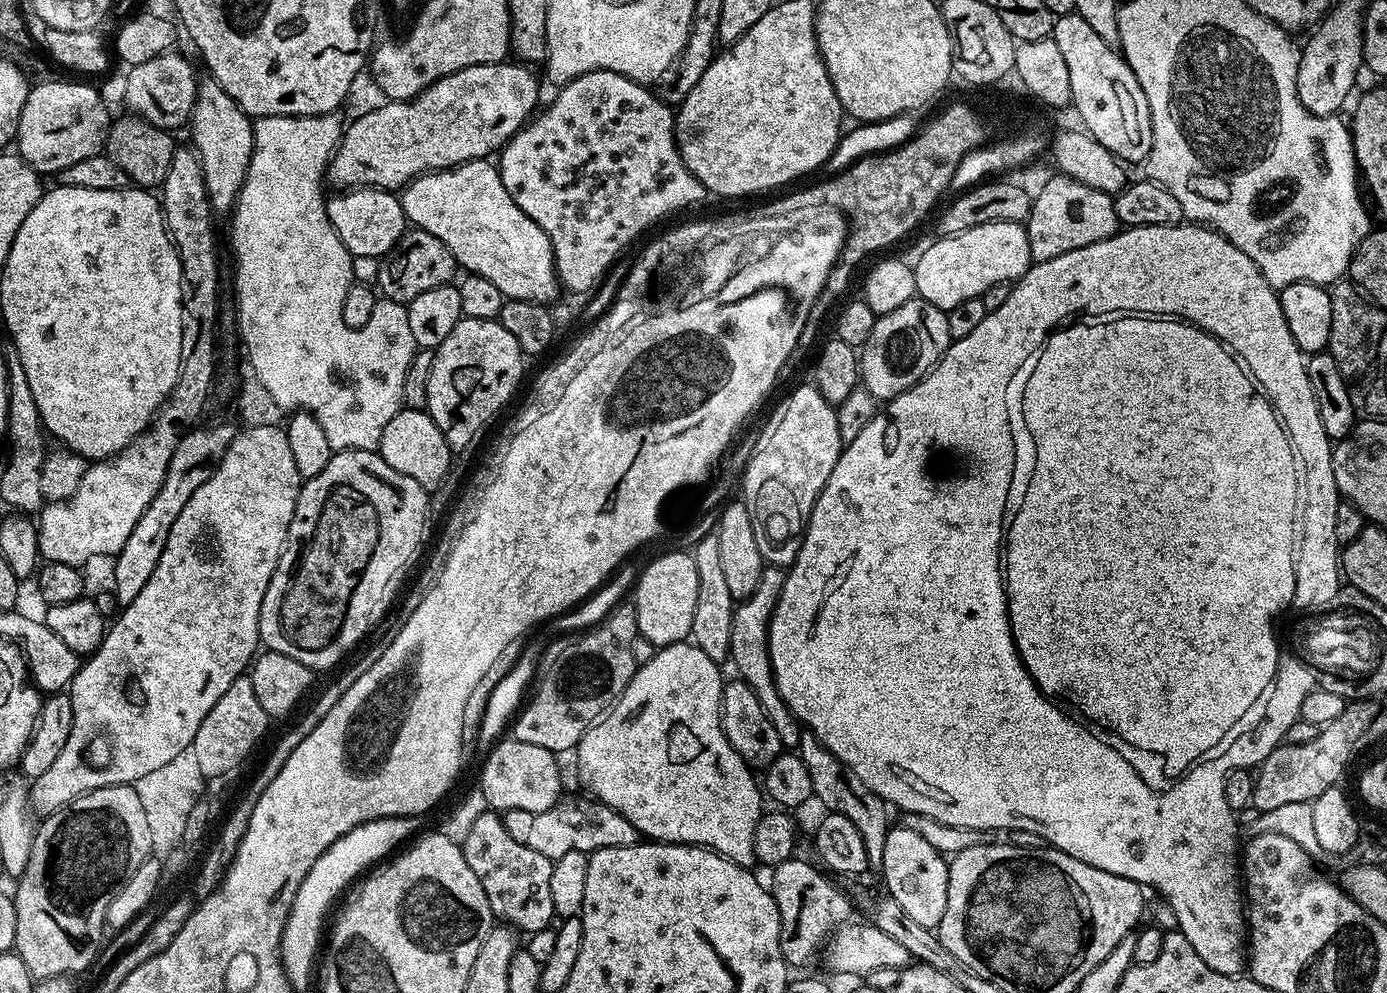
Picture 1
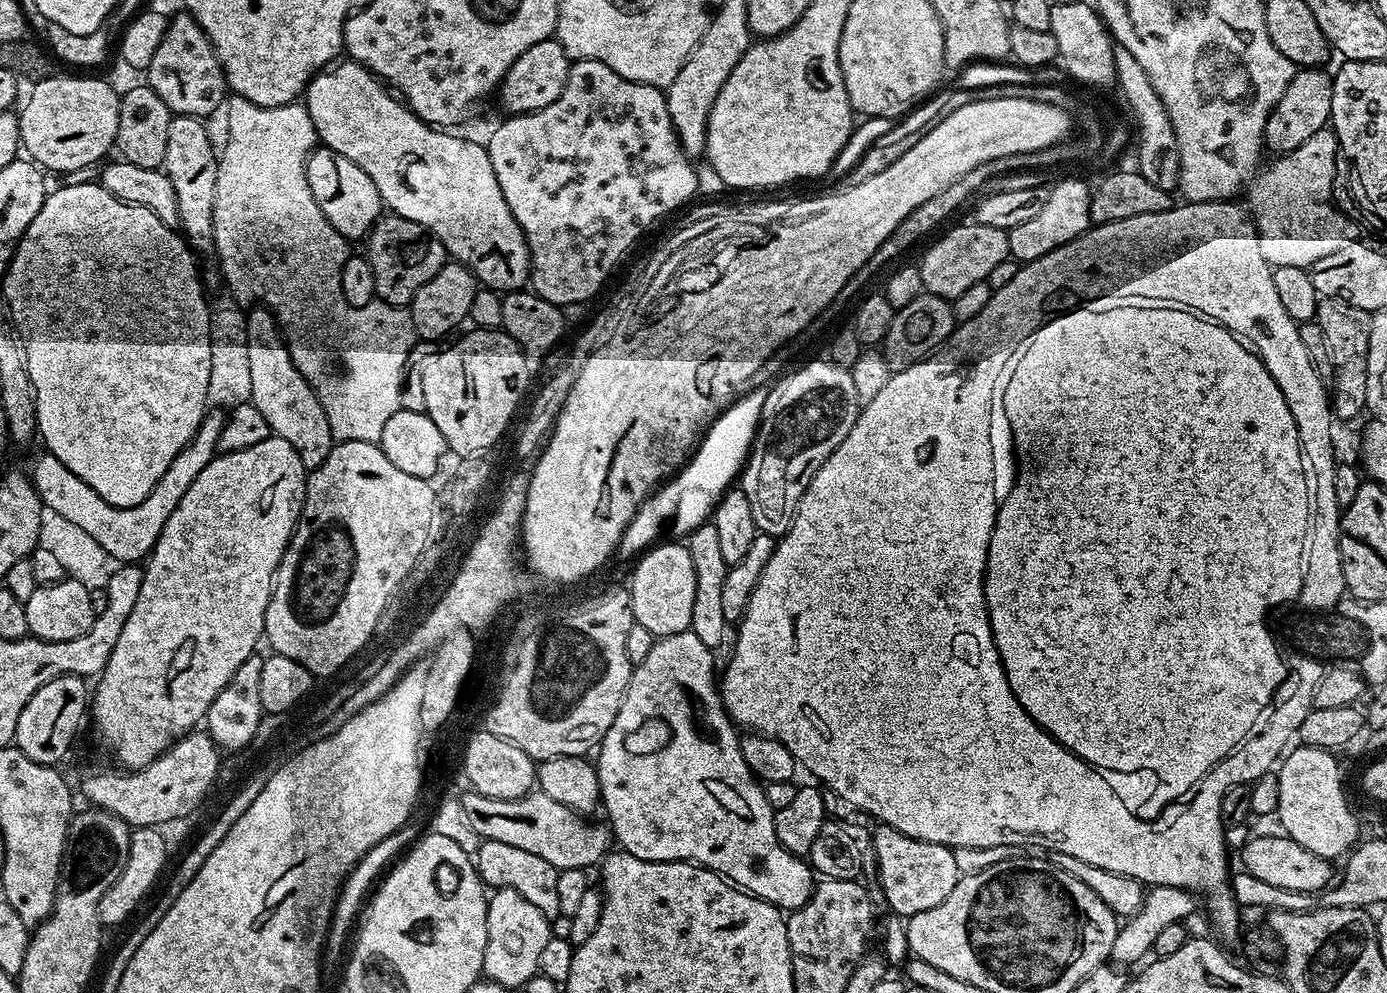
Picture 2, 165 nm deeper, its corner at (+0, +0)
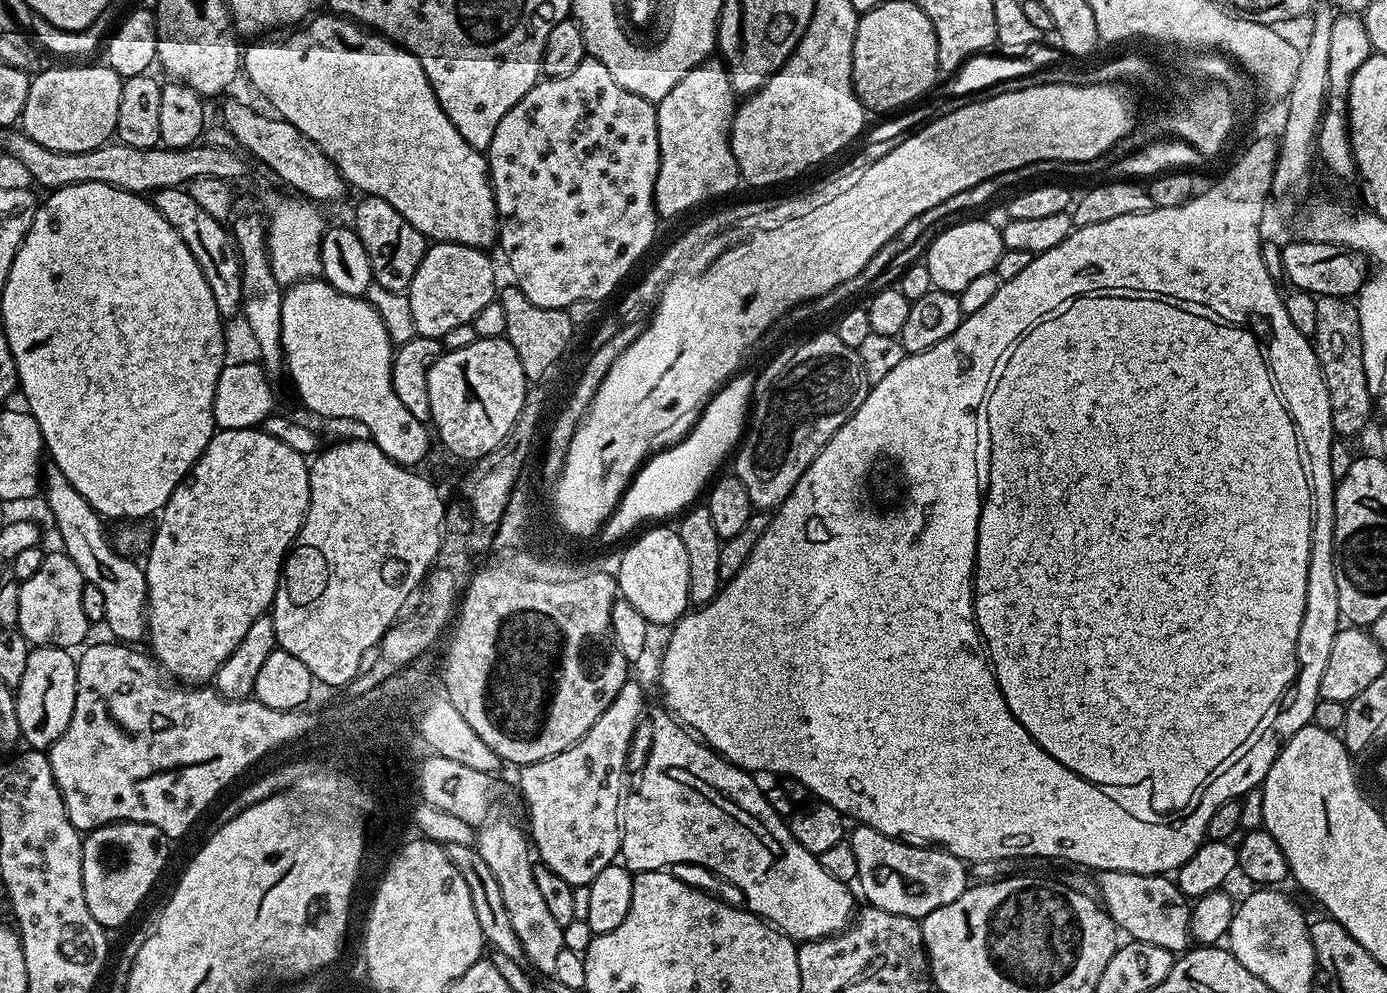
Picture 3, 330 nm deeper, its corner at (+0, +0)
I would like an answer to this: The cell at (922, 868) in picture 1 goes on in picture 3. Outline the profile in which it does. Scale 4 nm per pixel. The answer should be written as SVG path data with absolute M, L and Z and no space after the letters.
M865 824L856 826L853 832L851 829L850 843L854 858L858 858L856 880L868 899L865 901L873 908L881 908L890 914L923 918L938 910L938 906L954 902L954 898L958 898L970 886L969 869L965 861L943 848L905 842Z

